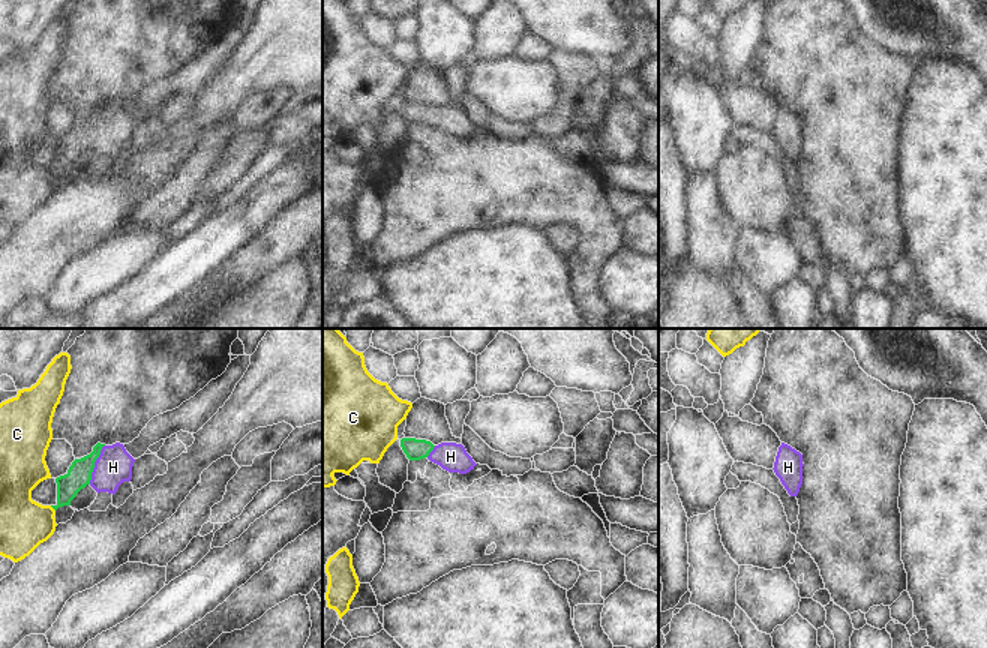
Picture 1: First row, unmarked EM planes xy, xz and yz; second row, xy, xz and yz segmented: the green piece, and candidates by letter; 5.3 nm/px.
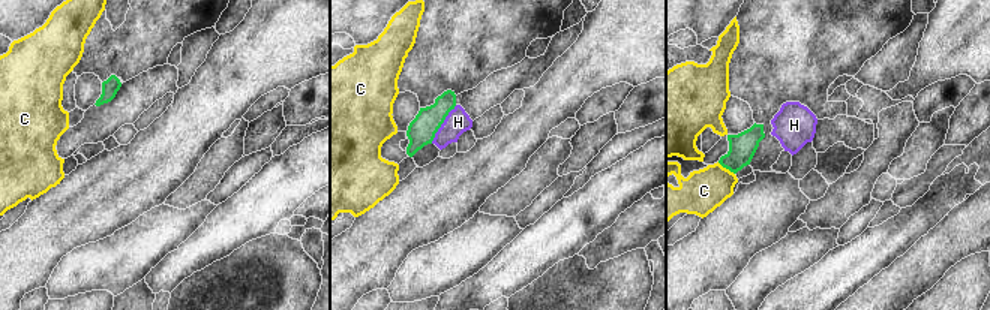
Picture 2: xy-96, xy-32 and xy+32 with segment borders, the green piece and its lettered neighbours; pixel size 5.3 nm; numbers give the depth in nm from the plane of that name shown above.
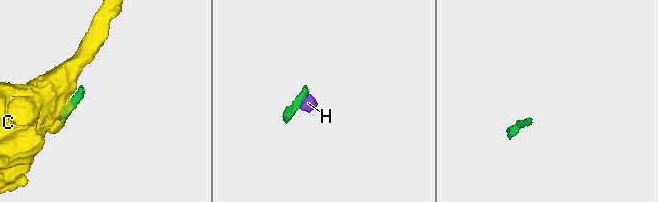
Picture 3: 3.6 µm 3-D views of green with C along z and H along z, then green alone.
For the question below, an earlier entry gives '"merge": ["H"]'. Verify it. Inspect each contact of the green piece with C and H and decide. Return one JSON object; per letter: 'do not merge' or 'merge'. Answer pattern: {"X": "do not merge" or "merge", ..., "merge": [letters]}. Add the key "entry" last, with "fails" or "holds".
{"C": "do not merge", "H": "merge", "merge": ["H"], "entry": "holds"}

